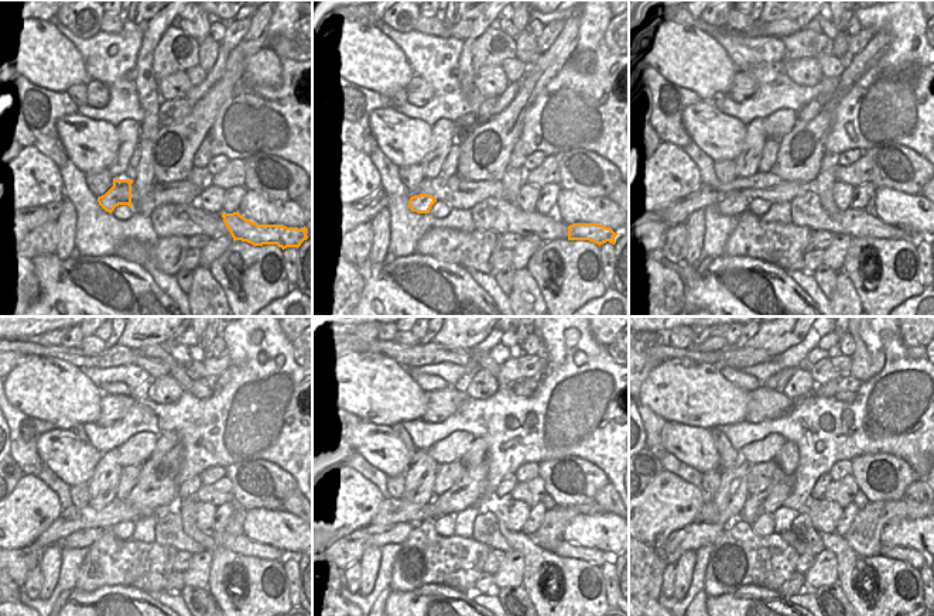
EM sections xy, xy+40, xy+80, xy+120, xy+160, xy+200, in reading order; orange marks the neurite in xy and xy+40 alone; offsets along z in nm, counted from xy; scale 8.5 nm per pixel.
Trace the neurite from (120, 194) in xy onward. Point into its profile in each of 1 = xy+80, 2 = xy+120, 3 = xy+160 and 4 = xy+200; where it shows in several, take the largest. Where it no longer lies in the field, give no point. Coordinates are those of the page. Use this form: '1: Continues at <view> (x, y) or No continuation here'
1: Continues at xy+80 (734, 205)
2: Continues at xy+120 (86, 537)
3: Continues at xy+160 (349, 553)
4: Continues at xy+200 (691, 537).

